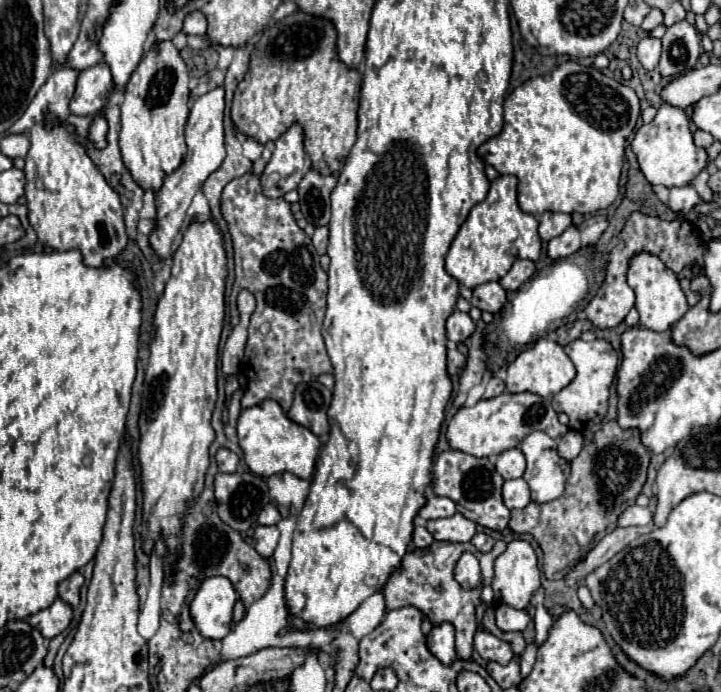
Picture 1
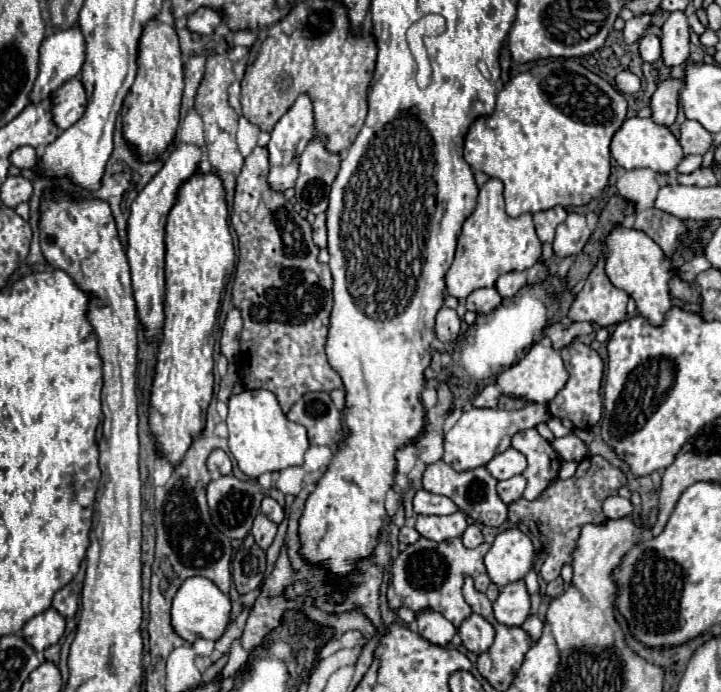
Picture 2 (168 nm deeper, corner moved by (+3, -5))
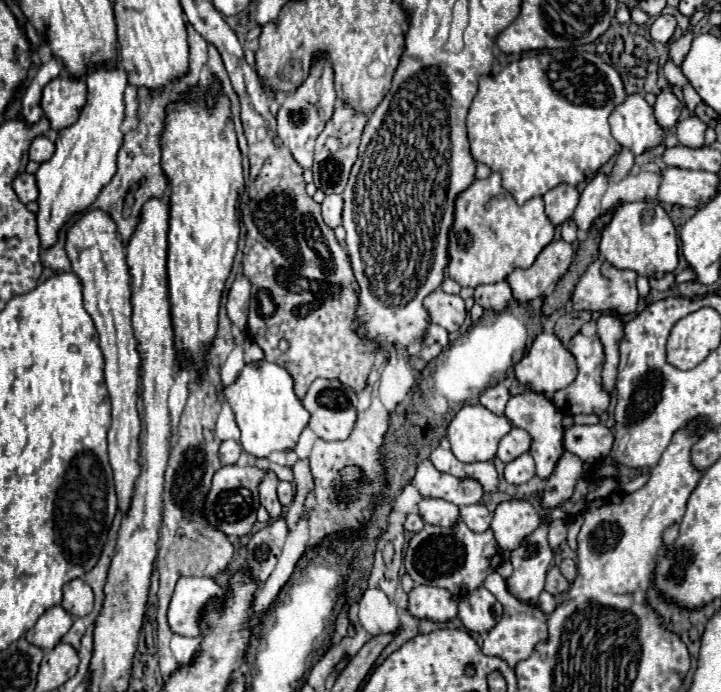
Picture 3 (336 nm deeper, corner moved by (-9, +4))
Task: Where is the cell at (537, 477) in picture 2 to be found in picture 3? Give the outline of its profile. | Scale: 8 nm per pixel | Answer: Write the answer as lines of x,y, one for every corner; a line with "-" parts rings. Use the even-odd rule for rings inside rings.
526,391
522,395
514,395
510,397
510,401
506,403
504,415
512,421
512,425
522,427
524,431
528,431
528,435
532,437
532,445
530,445
530,455
536,461
536,475
542,479
548,479
548,475
554,471
556,459
560,459
562,451
564,451
564,427
562,427
562,411
558,407
554,407
552,401
548,401
542,393
536,391

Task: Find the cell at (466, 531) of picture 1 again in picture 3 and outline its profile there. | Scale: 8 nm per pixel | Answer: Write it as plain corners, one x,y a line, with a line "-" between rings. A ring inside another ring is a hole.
432,497
420,499
420,517
430,525
452,527
452,523
458,521
458,515
460,513
454,503
448,503
444,499
432,499

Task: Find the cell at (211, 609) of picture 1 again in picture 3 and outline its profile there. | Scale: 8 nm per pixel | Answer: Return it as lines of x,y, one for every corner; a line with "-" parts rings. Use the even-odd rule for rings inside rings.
180,577
168,605
168,625
172,633
184,637
200,635
200,611
212,597
222,597
226,591
210,577

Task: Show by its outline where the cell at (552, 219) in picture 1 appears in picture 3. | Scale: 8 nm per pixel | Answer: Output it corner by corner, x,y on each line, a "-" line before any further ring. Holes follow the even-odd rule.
566,183
556,185
554,189
550,189
544,195
544,203
546,203
546,215
554,225
562,225
566,219
572,217
576,205
578,205
578,189

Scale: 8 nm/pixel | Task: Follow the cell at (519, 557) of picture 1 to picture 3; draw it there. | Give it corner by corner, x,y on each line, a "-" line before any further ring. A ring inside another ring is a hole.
510,499
498,503
492,517
492,531
504,551
512,551
524,535
540,525
540,515
528,499

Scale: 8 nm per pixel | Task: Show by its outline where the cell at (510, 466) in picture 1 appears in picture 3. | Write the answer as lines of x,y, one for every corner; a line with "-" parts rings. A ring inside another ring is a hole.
512,427
510,433
506,433
500,443
498,443
498,459
504,463
510,463
512,459
516,459
518,455
522,455
524,451
528,451
528,433
520,427

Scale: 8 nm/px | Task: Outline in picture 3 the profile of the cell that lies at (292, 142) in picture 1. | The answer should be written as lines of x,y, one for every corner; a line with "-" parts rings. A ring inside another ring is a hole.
318,55
314,59
312,67
310,67
310,73
308,73
306,81
300,87
296,87
292,93
286,95
286,99
280,105
278,115
276,115
276,119
278,119
278,137
292,151
294,159
298,161
298,165
302,165
304,169
312,167
314,141
322,133
322,129
328,123
328,119
332,117
334,101
336,101
334,69
332,69
330,57
328,55

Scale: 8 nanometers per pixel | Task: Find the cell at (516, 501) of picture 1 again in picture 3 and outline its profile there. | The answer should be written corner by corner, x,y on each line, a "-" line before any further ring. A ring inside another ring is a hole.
522,453
520,457
516,457
514,461
510,461
506,465
506,471
504,471
504,477
508,483
514,483
514,485
520,485
520,483
526,483
534,477
536,469
534,469
534,459
530,453

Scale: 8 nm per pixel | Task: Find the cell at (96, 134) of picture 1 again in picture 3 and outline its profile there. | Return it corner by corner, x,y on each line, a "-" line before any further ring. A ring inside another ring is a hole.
118,65
114,69
98,67
86,77
86,105
74,125
62,129
56,137
56,151
52,159
44,161
36,171
38,185
38,237
40,247
50,249
58,241
58,231
76,215
88,209
100,189
116,173
116,153
124,139
120,125
124,119
124,89
128,75

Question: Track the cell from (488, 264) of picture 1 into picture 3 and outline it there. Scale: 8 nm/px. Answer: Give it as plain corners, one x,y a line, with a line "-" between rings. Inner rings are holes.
490,173
486,179
476,179
454,201
454,223
448,233
450,261
446,265
446,275
460,287
504,281
516,265
520,269
528,269
552,237
554,225
550,219
546,221
542,197
534,197
524,205
518,205
500,185
500,173

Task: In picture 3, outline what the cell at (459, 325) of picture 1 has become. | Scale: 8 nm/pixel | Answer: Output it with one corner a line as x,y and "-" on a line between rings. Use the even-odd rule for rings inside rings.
442,289
432,291
424,299
424,309
430,315
430,321
444,327
446,331
458,331
458,327
466,319
464,299
460,295
448,295

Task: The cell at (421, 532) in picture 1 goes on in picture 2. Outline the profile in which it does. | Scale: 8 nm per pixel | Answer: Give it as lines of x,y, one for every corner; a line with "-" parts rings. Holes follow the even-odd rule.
402,526
400,528
400,534
398,534
398,540
402,544
416,544
420,540
420,534
416,528
408,528
408,526

